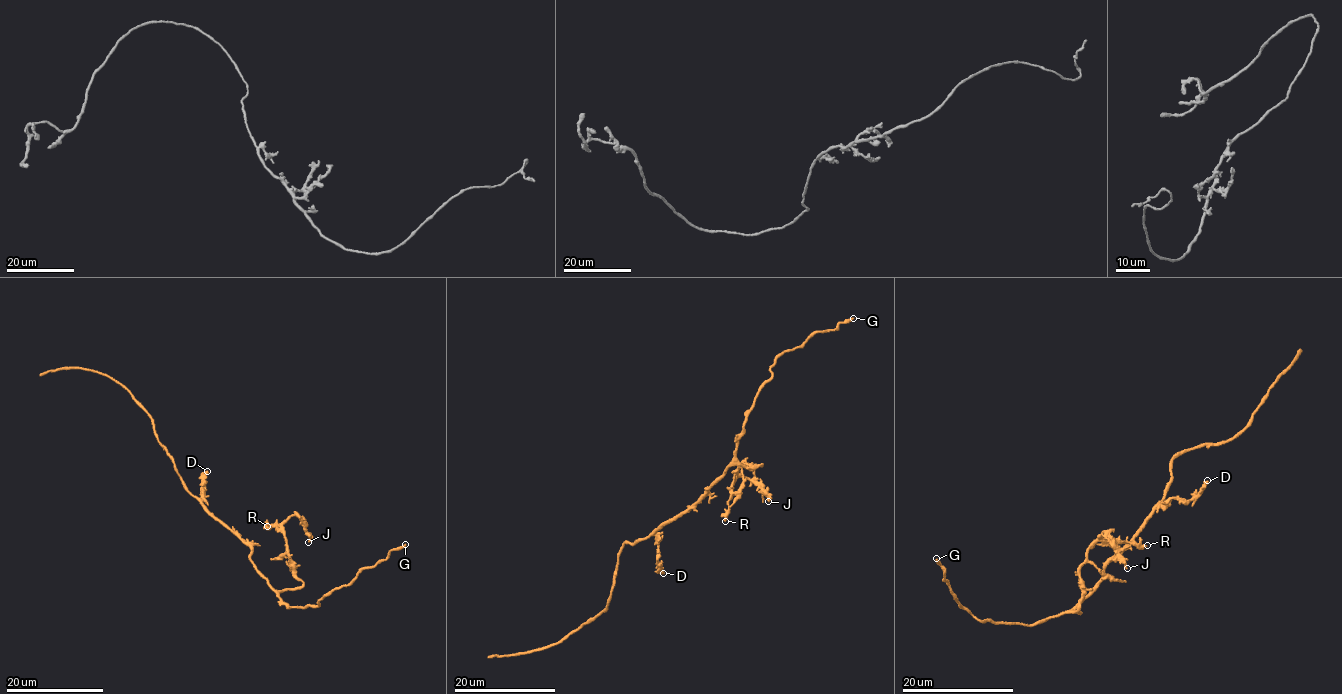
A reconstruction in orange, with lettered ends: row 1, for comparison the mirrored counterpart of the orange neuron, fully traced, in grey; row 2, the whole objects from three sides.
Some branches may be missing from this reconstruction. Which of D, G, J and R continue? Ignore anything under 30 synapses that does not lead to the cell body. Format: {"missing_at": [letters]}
{"missing_at": []}

